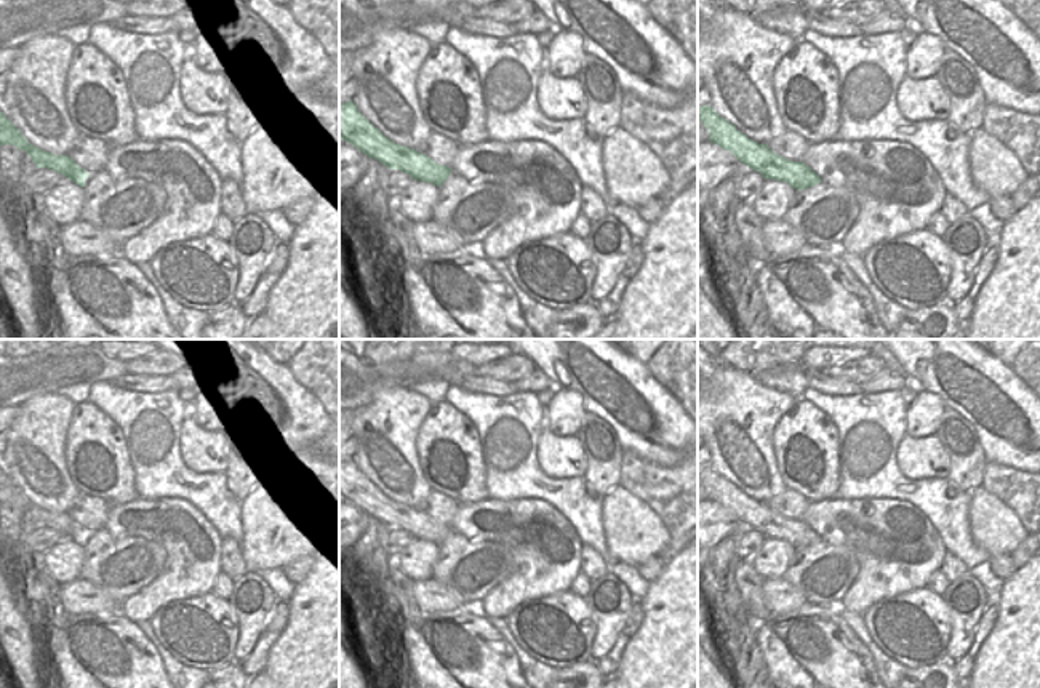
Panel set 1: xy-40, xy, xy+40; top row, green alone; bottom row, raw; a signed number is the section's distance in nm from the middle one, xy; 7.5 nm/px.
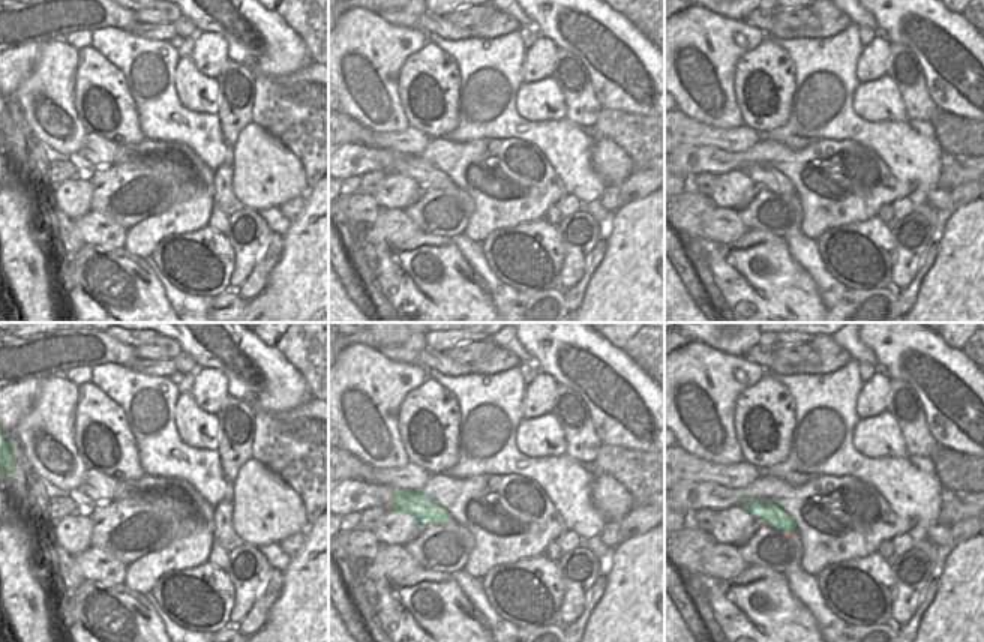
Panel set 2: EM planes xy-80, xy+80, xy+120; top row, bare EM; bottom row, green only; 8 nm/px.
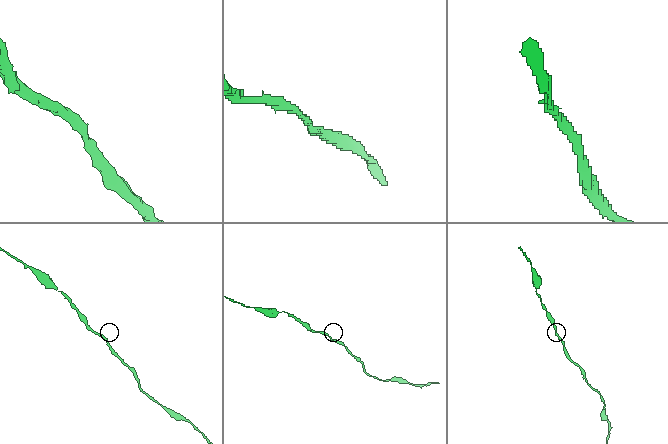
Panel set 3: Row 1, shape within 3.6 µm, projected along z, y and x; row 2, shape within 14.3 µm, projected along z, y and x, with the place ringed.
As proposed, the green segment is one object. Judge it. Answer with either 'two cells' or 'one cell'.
one cell

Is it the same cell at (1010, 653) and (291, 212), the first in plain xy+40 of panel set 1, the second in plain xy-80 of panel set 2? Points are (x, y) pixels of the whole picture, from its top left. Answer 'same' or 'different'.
different

